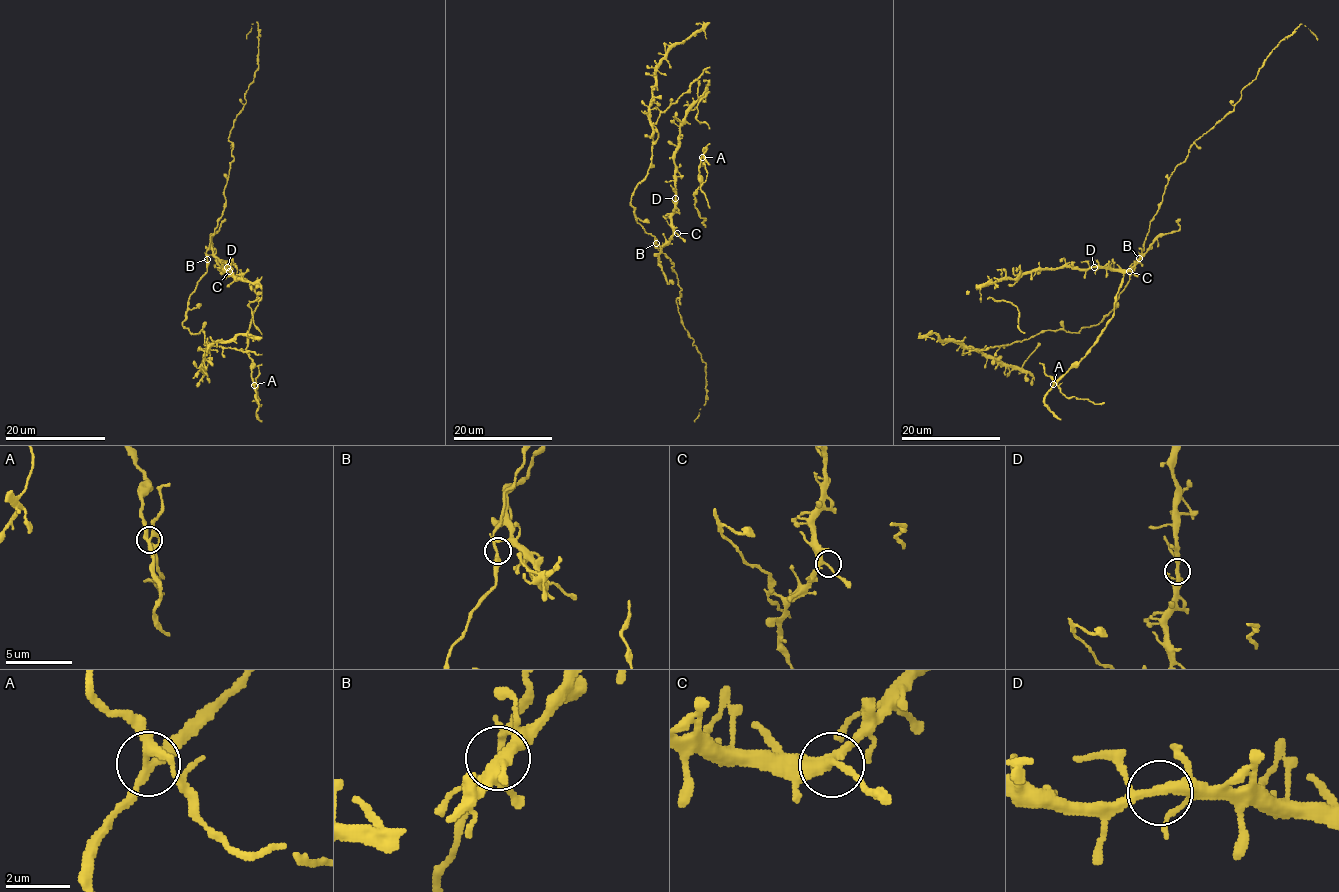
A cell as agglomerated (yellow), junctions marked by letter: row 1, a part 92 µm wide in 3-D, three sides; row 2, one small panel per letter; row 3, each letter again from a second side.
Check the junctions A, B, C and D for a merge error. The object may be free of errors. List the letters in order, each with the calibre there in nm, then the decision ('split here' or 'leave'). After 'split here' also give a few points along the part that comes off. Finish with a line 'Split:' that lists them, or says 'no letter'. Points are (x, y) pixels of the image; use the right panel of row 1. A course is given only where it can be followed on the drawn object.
A: calibre 280 nm; split here; course (1053, 384), (1081, 359), (1113, 315), (1122, 277)
B: calibre 200 nm; leave
C: calibre 260 nm; leave
D: calibre 260 nm; leave
Split: A

